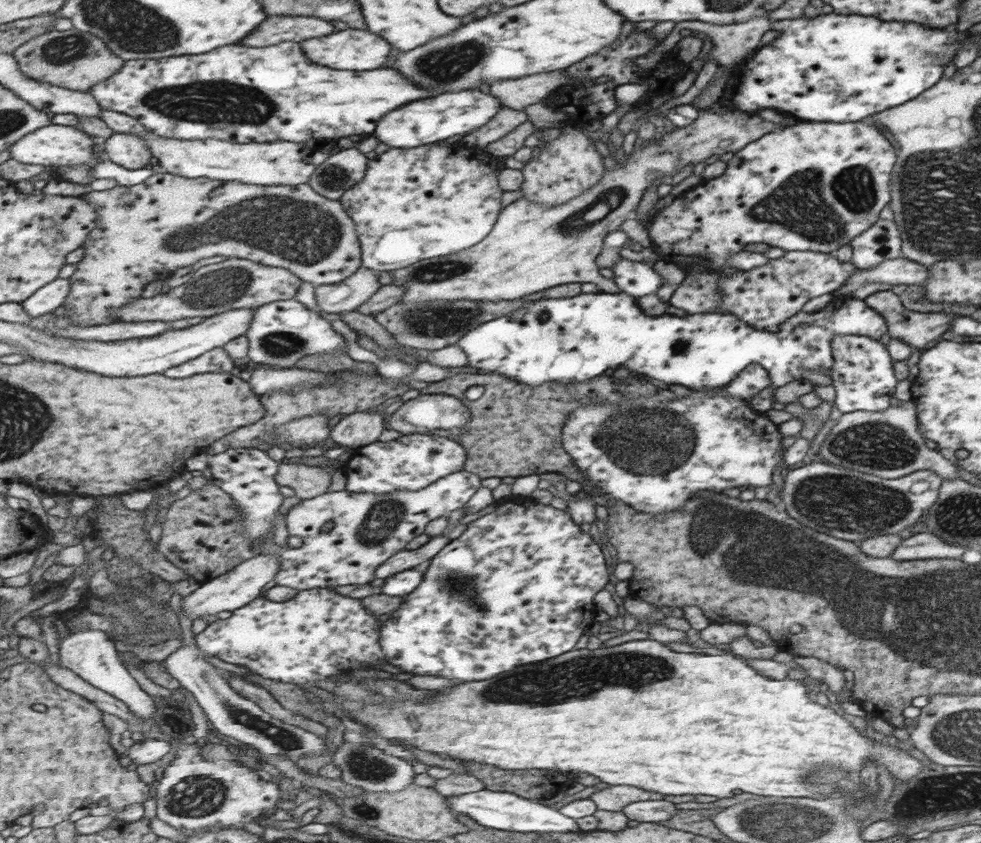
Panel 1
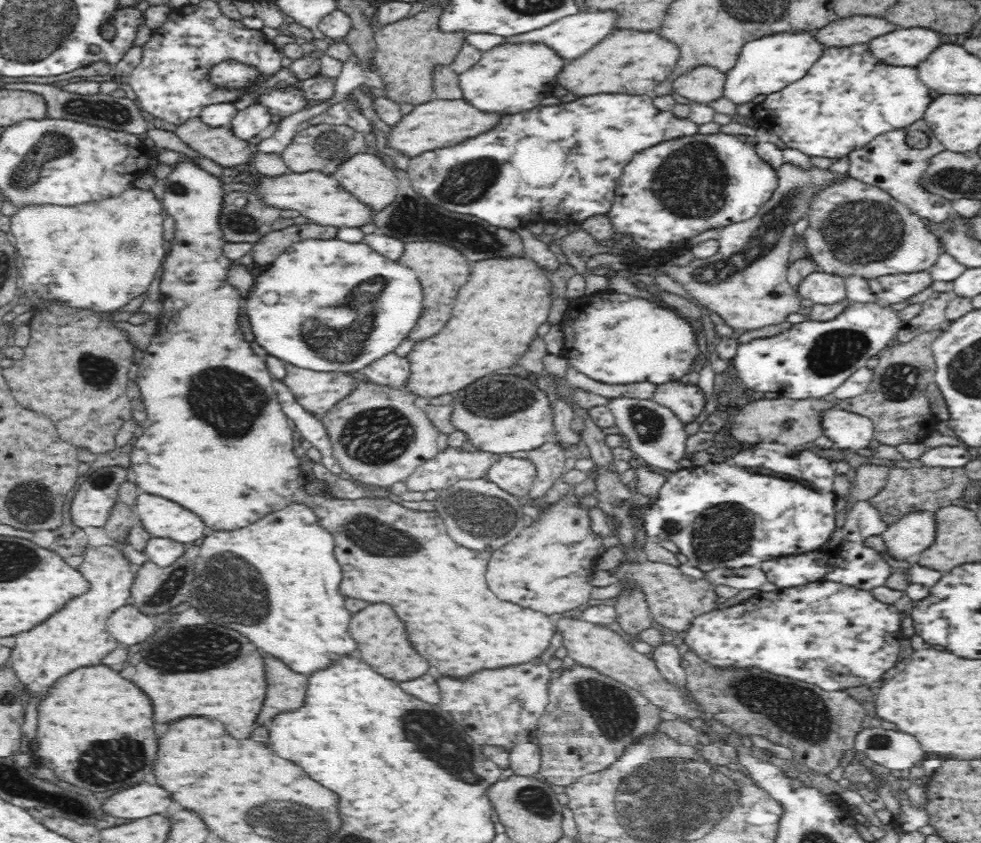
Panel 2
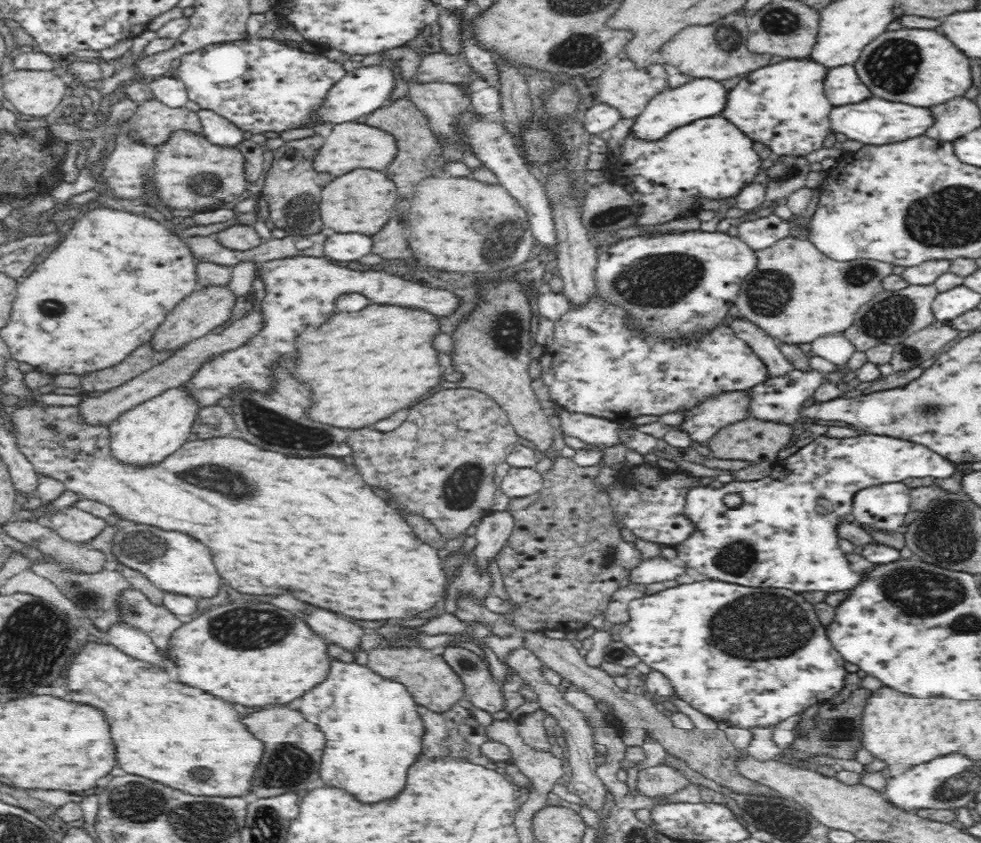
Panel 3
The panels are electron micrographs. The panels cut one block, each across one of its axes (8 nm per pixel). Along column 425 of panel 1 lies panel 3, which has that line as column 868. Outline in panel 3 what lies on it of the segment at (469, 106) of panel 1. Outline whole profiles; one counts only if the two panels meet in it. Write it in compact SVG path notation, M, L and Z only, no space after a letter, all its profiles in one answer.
M868 98L860 104L848 104L844 108L834 108L830 113L831 130L846 134L850 140L858 140L864 144L890 144L900 142L912 136L924 134L924 130L932 124L932 116L926 108L916 108L910 104L898 104L882 98Z

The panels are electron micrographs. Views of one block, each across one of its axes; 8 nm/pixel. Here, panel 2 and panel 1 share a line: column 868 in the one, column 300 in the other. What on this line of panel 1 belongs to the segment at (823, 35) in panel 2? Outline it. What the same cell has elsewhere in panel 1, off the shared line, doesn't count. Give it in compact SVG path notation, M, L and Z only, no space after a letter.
M269 16L257 32L249 34L243 44L245 46L269 46L279 42L303 42L309 38L329 36L335 32L335 26L321 18L305 18L305 16Z

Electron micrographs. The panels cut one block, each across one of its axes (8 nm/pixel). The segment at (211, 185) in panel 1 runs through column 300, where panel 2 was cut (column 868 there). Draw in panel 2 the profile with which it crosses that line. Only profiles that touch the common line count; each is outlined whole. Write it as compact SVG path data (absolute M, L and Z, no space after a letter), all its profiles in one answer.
M848 174L826 183L820 192L812 195L807 215L809 224L803 236L808 256L823 272L833 275L856 275L867 279L892 273L926 271L941 253L938 239L925 227L921 217L886 192L860 182Z

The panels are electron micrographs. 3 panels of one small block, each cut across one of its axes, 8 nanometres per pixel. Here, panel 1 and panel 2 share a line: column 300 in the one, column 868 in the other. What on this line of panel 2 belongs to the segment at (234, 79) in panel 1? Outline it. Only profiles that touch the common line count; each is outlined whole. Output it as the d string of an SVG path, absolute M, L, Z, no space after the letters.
M870 44L827 50L819 60L820 64L812 65L806 76L766 95L766 99L753 112L752 117L760 128L768 128L768 132L776 132L776 136L780 136L780 148L798 149L808 156L839 159L872 142L876 136L908 128L912 122L924 118L932 98L928 96L928 88L920 82L916 68L884 64L876 58Z

